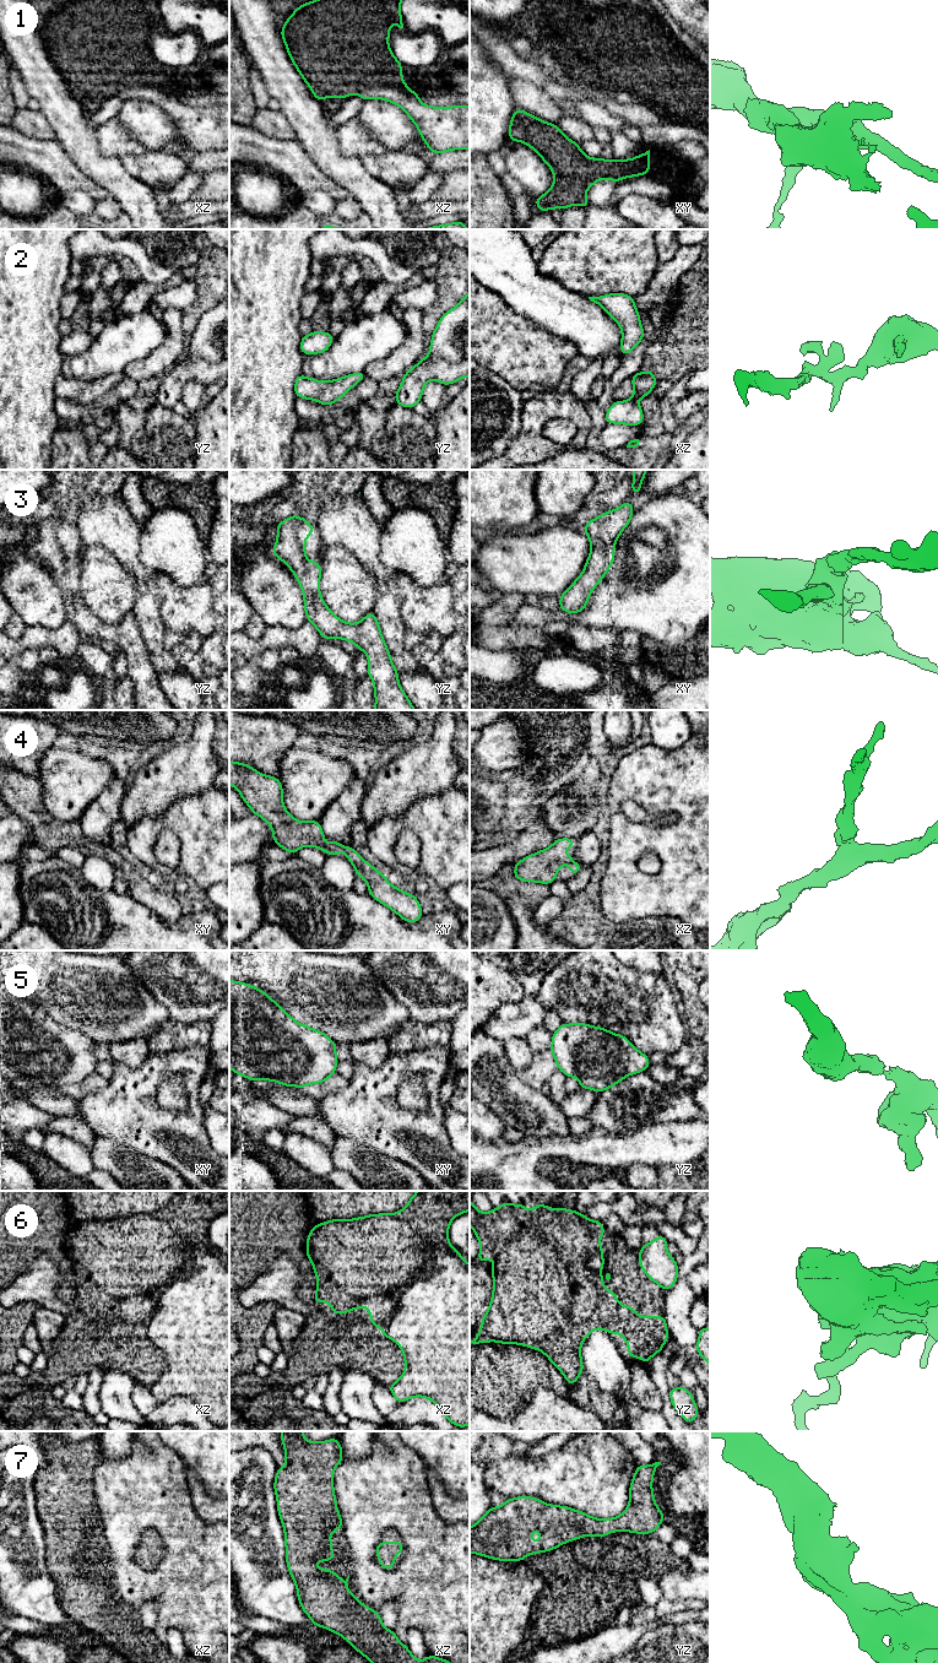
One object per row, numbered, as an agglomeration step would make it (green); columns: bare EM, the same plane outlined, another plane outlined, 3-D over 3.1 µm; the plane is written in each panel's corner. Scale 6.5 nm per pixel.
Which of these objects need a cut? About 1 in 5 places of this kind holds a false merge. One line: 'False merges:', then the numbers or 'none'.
False merges: 1, 6

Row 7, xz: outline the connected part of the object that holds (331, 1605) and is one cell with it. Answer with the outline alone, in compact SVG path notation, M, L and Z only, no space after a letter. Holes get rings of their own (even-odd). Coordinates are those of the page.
M281 1431L286 1455L286 1466L277 1469L273 1489L277 1511L284 1529L286 1562L296 1583L297 1596L303 1611L314 1626L327 1629L342 1636L370 1663L450 1663L428 1654L424 1661L413 1657L408 1647L401 1643L395 1631L387 1630L380 1613L364 1605L348 1591L347 1581L336 1572L316 1569L315 1562L336 1559L330 1539L334 1531L342 1528L334 1491L334 1470L343 1459L338 1439L311 1442L303 1431Z

